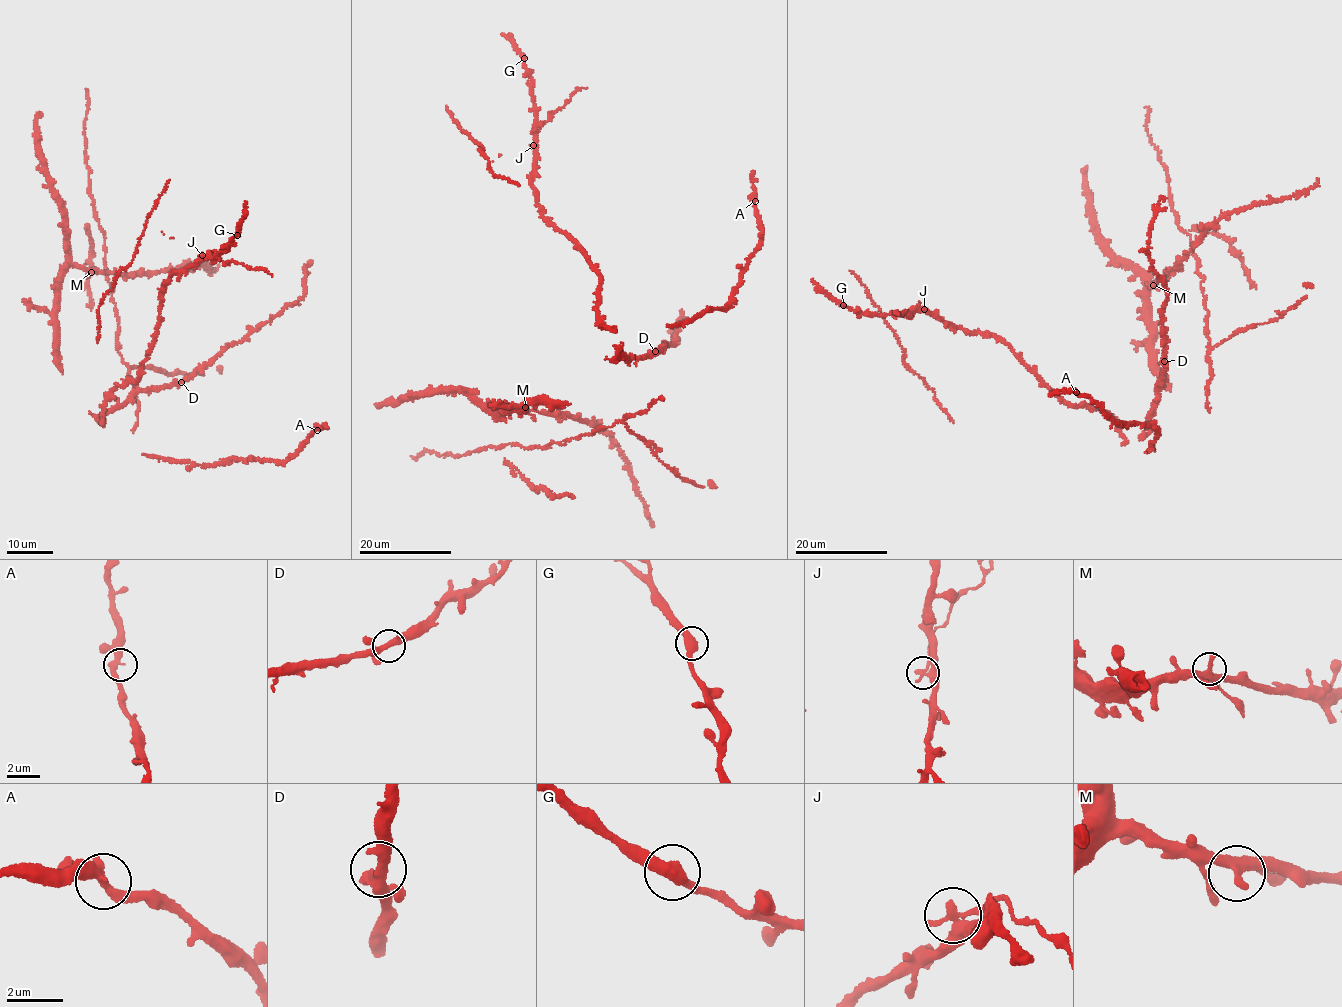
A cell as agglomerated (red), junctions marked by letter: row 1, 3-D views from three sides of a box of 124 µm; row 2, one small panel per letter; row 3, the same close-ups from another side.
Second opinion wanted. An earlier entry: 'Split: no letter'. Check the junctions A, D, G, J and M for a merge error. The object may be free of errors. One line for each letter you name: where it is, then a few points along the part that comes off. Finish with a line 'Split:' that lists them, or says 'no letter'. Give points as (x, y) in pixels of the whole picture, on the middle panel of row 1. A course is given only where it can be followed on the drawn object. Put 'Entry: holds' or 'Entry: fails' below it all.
J: place (533, 145); course (533, 145), (541, 126), (553, 113), (573, 93), (588, 87)
Split: J
Entry: fails

